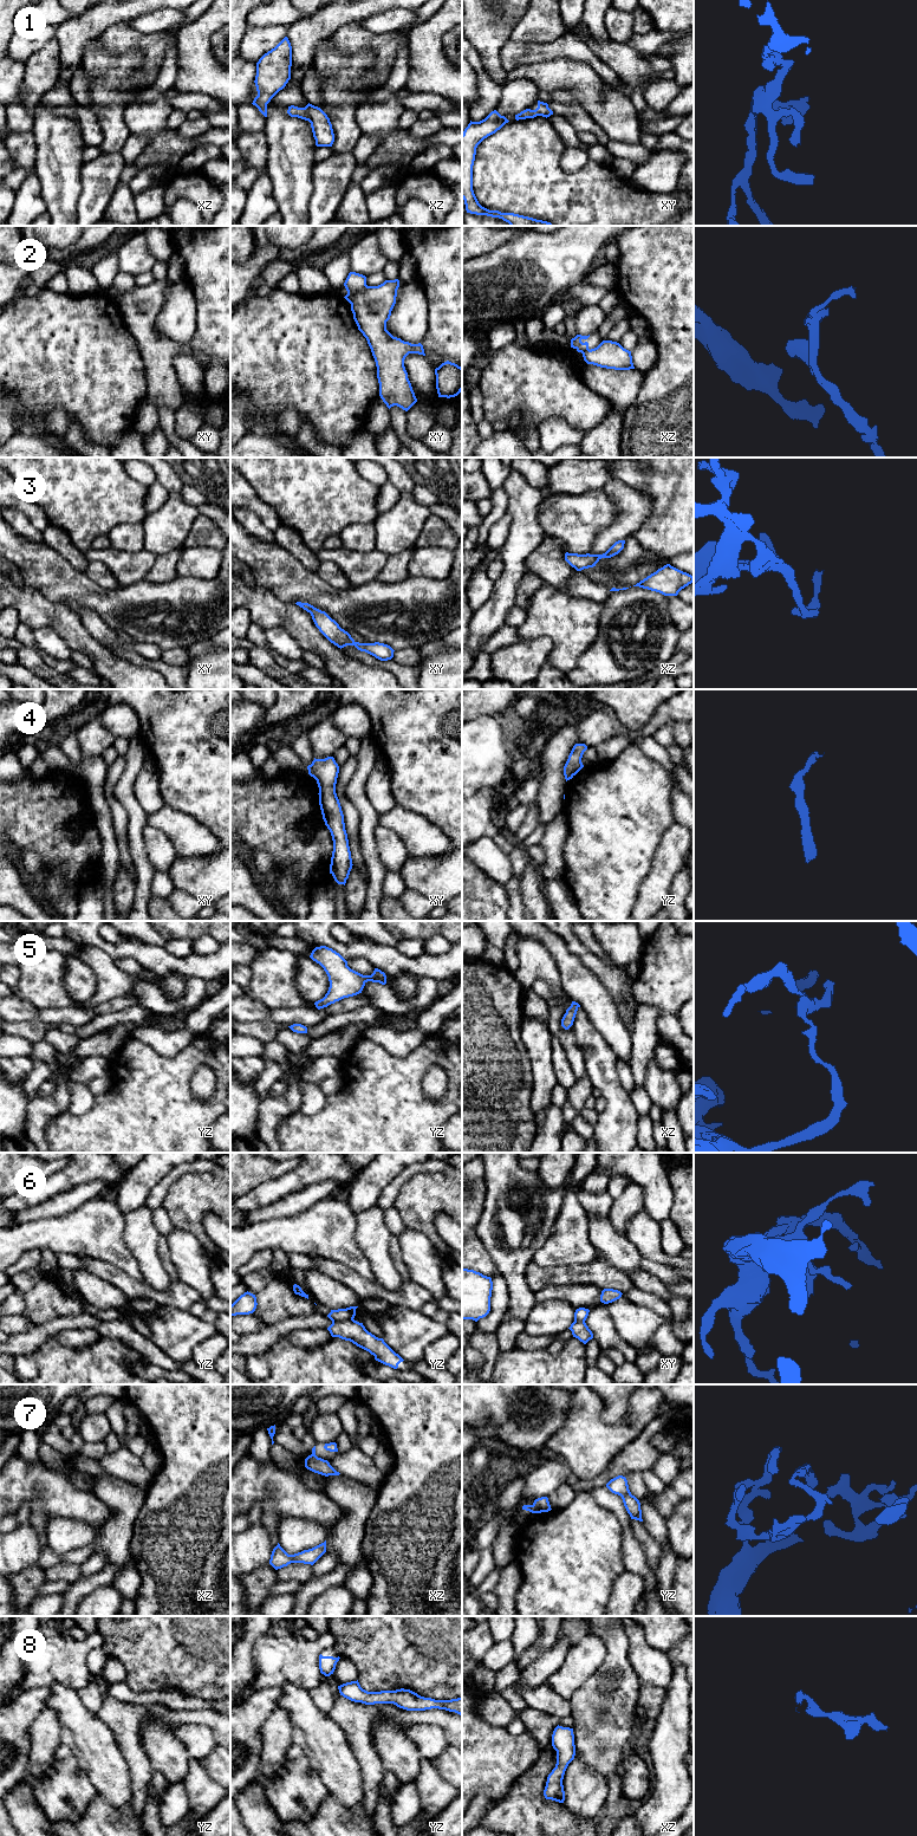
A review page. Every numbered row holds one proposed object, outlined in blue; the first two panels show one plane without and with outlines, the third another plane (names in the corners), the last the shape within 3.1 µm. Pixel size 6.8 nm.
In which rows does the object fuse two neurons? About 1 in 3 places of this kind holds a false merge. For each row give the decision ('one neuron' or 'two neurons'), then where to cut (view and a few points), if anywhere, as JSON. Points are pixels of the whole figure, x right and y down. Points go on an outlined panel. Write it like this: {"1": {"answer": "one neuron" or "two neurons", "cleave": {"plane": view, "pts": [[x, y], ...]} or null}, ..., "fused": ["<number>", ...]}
{"1": {"answer": "two neurons", "cleave": {"plane": "xz", "pts": [[303, 108], [309, 119]]}}, "2": {"answer": "two neurons", "cleave": {"plane": "xy", "pts": [[366, 285], [350, 303]]}}, "3": {"answer": "one neuron", "cleave": null}, "4": {"answer": "one neuron", "cleave": null}, "5": {"answer": "one neuron", "cleave": null}, "6": {"answer": "two neurons", "cleave": {"plane": "yz", "pts": [[352, 1318], [332, 1322]]}}, "7": {"answer": "two neurons", "cleave": {"plane": "yz", "pts": [[532, 1505], [534, 1512]]}}, "8": {"answer": "one neuron", "cleave": null}, "fused": ["1", "2", "6", "7"]}

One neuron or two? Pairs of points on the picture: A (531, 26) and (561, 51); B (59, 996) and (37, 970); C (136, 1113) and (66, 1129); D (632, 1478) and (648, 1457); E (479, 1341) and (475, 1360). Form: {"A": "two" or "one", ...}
{"A": "two", "B": "one", "C": "one", "D": "two", "E": "two"}

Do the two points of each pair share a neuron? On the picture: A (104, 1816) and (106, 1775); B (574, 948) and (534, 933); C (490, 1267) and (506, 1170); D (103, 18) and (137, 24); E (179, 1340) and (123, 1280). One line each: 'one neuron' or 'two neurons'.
A: one neuron
B: two neurons
C: two neurons
D: two neurons
E: two neurons

